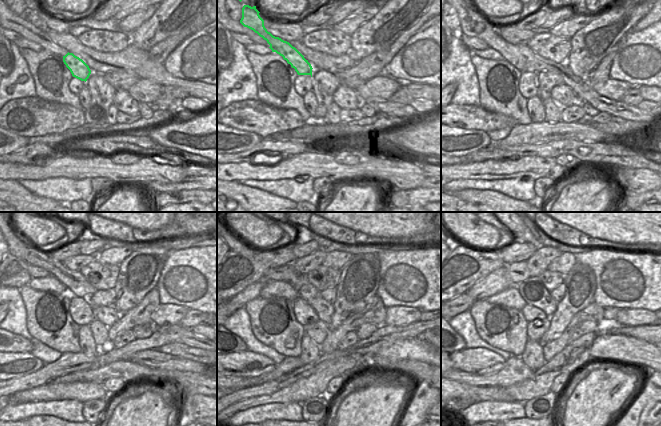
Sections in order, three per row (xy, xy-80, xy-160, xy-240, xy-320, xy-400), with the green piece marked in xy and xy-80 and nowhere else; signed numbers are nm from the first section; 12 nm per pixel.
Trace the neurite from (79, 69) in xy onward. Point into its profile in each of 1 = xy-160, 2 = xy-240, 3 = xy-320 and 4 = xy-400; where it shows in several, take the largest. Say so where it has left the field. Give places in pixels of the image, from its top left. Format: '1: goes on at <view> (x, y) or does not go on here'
1: goes on at xy-160 (473, 23)
2: goes on at xy-240 (19, 246)
3: goes on at xy-320 (237, 245)
4: goes on at xy-400 (461, 244)

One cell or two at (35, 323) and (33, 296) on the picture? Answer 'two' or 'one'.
one

